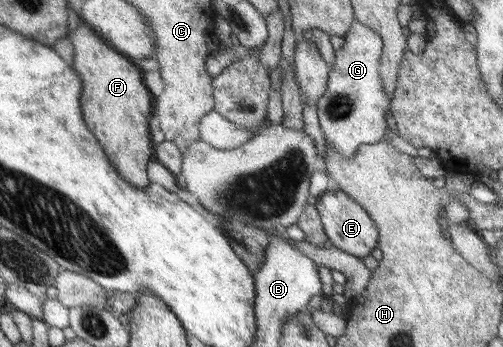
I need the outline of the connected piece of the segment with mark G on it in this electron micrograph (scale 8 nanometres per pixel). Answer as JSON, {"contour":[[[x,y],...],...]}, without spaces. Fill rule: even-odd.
{"contour":[[[355,20],[343,35],[341,49],[335,50],[333,64],[329,68],[328,85],[323,96],[315,103],[325,139],[344,159],[352,159],[362,144],[381,142],[389,131],[386,115],[390,110],[391,99],[380,72],[383,49],[384,40],[381,35]]]}

